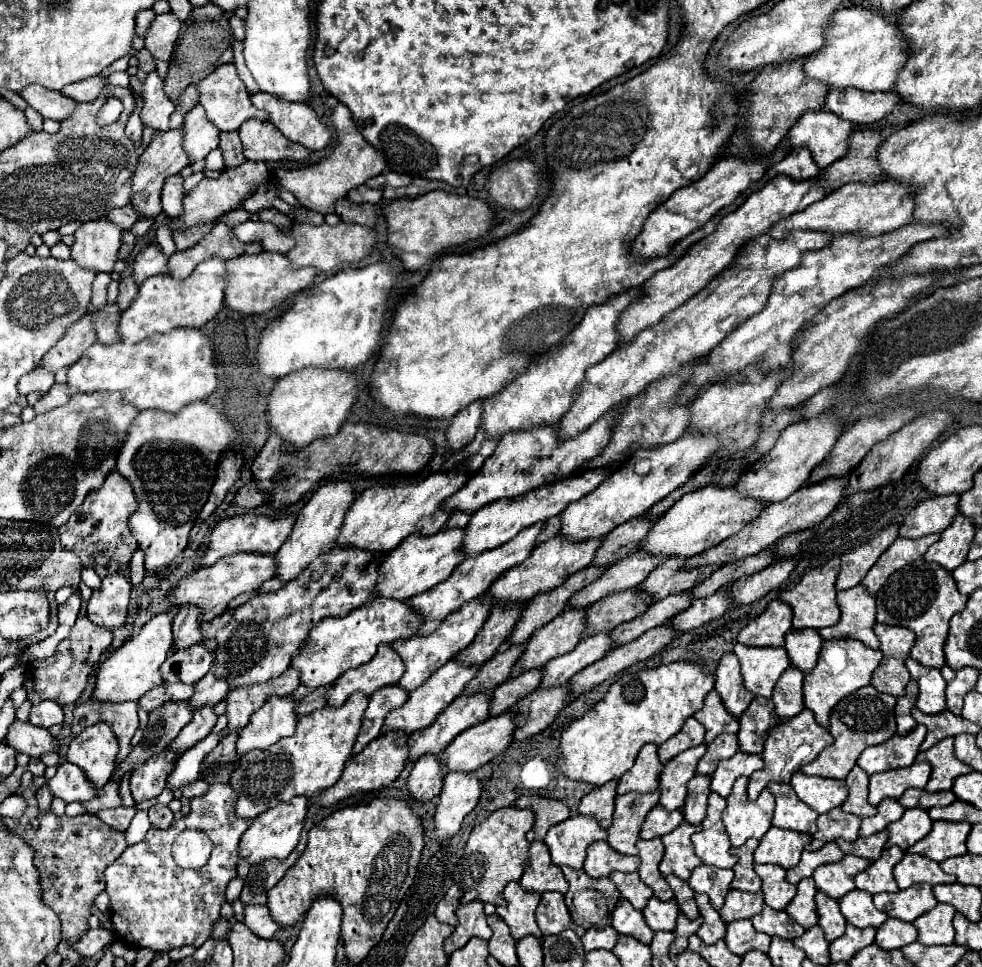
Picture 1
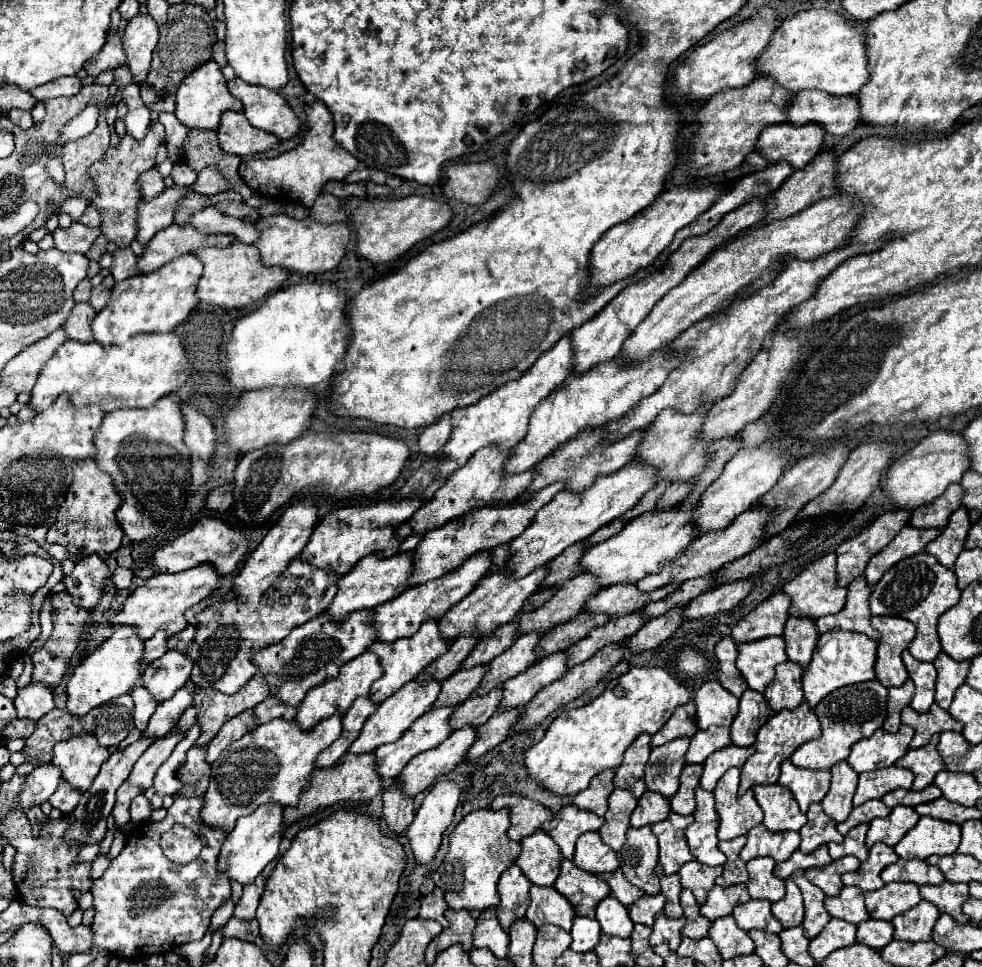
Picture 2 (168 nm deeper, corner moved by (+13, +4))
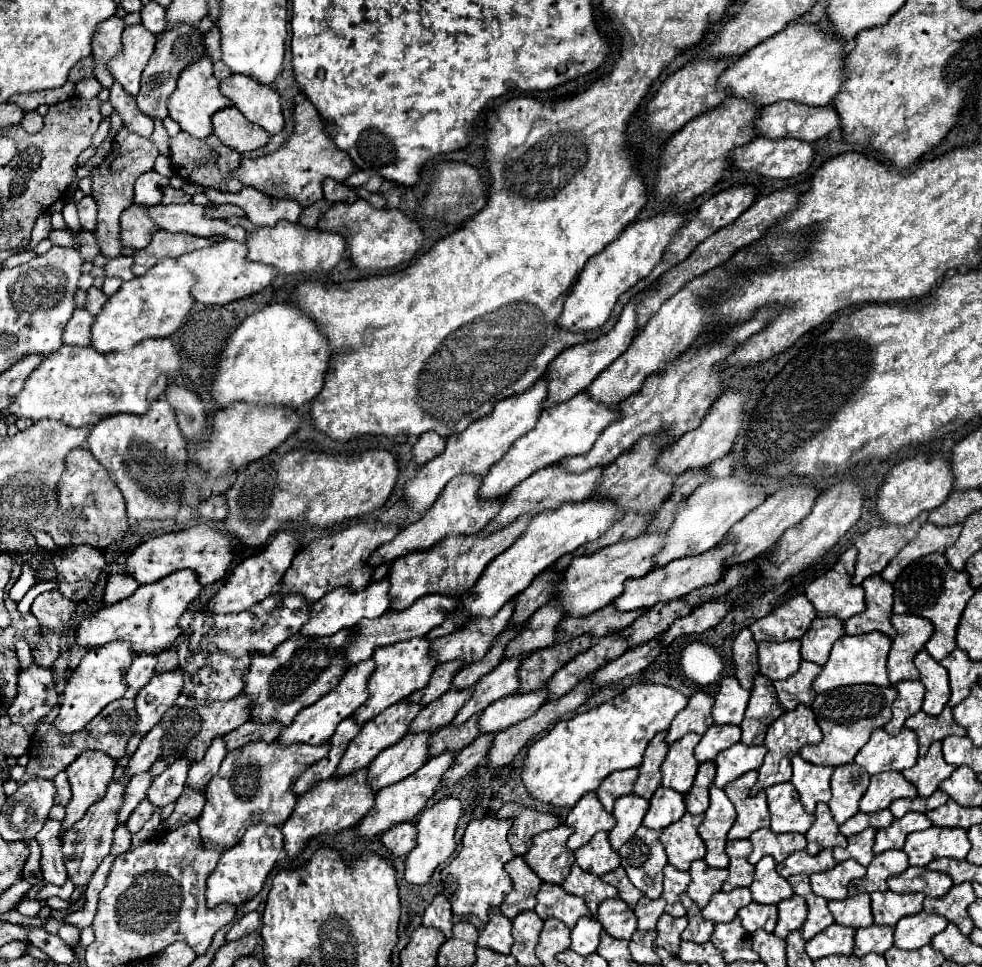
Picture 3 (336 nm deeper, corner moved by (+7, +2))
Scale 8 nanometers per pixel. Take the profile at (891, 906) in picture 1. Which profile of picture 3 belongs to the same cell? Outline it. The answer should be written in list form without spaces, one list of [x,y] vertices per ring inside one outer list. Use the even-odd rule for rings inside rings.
[[[891,890],[887,892],[873,892],[871,894],[871,908],[875,924],[879,926],[895,926],[895,920],[901,916],[917,914],[923,908],[925,894],[895,894]]]

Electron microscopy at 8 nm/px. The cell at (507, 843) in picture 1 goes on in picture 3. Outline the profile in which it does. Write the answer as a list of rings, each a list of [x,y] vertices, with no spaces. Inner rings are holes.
[[[481,818],[471,820],[465,836],[463,836],[463,848],[459,850],[457,858],[441,870],[443,880],[443,894],[449,898],[453,914],[457,916],[477,916],[483,924],[487,924],[487,912],[493,906],[499,906],[503,898],[511,892],[511,878],[505,872],[505,862],[509,862],[515,854],[507,842],[507,832],[511,828],[509,820],[497,820],[497,818]]]

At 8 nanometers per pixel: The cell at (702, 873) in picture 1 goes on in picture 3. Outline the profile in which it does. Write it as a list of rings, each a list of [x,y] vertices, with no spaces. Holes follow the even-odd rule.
[[[695,860],[689,868],[691,884],[687,886],[689,898],[699,906],[705,908],[711,894],[721,890],[721,884],[727,880],[727,870],[711,868],[705,860]]]

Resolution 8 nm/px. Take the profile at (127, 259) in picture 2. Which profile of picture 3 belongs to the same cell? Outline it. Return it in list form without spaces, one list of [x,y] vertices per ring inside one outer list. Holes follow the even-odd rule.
[[[125,256],[111,258],[105,264],[105,276],[119,276],[123,280],[131,280],[133,278],[131,266],[133,266],[133,258],[125,258]]]

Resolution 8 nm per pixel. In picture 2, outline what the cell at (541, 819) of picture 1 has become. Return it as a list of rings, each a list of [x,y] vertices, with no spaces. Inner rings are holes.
[[[507,794],[507,796],[497,796],[491,804],[493,810],[499,808],[509,808],[509,818],[511,826],[507,830],[507,836],[515,842],[521,842],[525,836],[533,834],[535,830],[541,828],[543,822],[549,822],[553,818],[553,812],[545,808],[539,802],[533,802],[525,796],[519,794]]]

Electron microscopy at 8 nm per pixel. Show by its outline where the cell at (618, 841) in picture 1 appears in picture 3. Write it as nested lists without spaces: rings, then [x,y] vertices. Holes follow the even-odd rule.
[[[637,794],[621,796],[615,802],[613,816],[617,820],[617,826],[609,832],[609,842],[611,842],[613,850],[619,850],[633,836],[633,832],[641,826],[647,808],[649,808],[649,800],[645,800]]]

